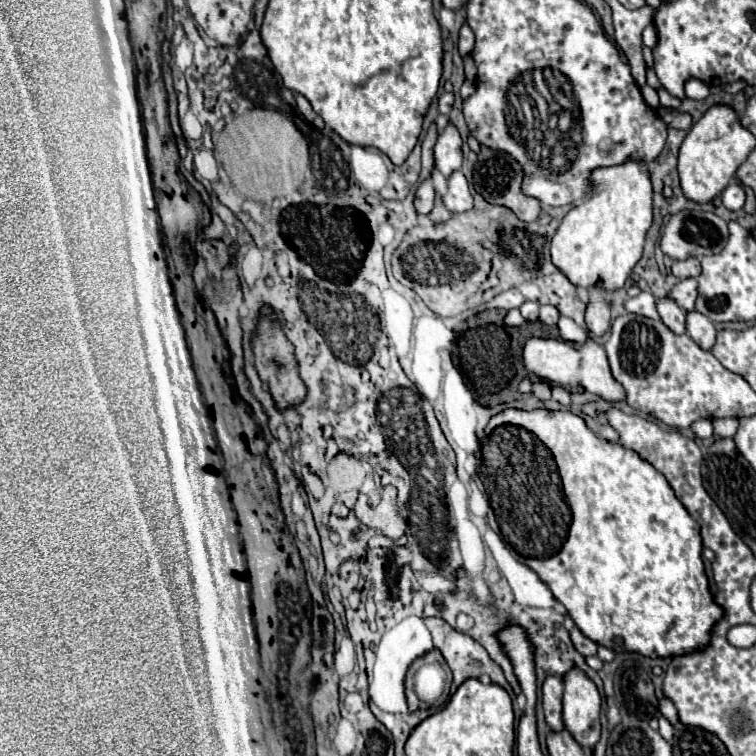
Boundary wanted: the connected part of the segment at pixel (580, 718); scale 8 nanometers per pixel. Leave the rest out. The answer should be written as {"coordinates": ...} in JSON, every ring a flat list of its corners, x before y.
{"coordinates":[[567,672,563,694,563,724,583,748,593,750,599,742,599,712,601,696,595,684,583,672]]}

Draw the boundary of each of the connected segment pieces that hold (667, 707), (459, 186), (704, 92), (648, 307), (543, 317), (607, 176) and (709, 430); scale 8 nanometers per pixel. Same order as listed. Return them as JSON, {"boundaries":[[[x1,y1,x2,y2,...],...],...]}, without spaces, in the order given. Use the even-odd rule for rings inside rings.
{"boundaries":[[[667,696,659,698,659,710,663,712,663,716,665,716,671,724,675,724,675,722,677,722,677,708,675,708,673,700,669,700]],[[461,170,453,172,447,180,449,188,447,192,443,194,443,204,449,212,453,214,459,214,459,212,467,212,473,208,473,196,469,192,469,182,467,178,463,176]],[[691,78,691,80,685,82,685,94,687,94,687,98,701,100,701,98,709,96,709,86,705,82,701,82,701,80]],[[641,292,639,296,629,298,625,302,625,308,633,314,641,314,641,316,647,316,647,318,653,318,653,320,659,318,657,308,655,308,655,298,653,298,651,292]],[[551,304,541,306,539,320,541,320,543,324,557,324,557,322,559,322,559,318,561,318,561,312,559,312,555,306,551,306]],[[627,162,623,166,613,168,599,168,591,174,593,184,603,184,603,190,595,190,591,198,579,206,575,206,567,216,563,218,557,234,551,240,551,260,553,264,569,278,571,284,579,288,591,288,601,282,601,288,605,292,615,292,625,286,627,278,633,272,633,266,643,256,643,244,645,234,651,228,651,184,647,170,641,168,641,162]],[[697,420,693,426,691,426,693,434,699,436,699,438,711,438,713,436,713,424,709,420]]]}

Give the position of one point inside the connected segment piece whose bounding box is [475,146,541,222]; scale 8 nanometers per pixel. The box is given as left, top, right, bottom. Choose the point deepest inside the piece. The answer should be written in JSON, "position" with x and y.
{"position":[498,176]}

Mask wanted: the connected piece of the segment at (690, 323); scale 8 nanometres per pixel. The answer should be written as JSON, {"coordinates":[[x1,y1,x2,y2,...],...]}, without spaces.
{"coordinates":[[697,310,687,312,687,334,705,350,709,350,713,346,715,328,713,328,711,320]]}

